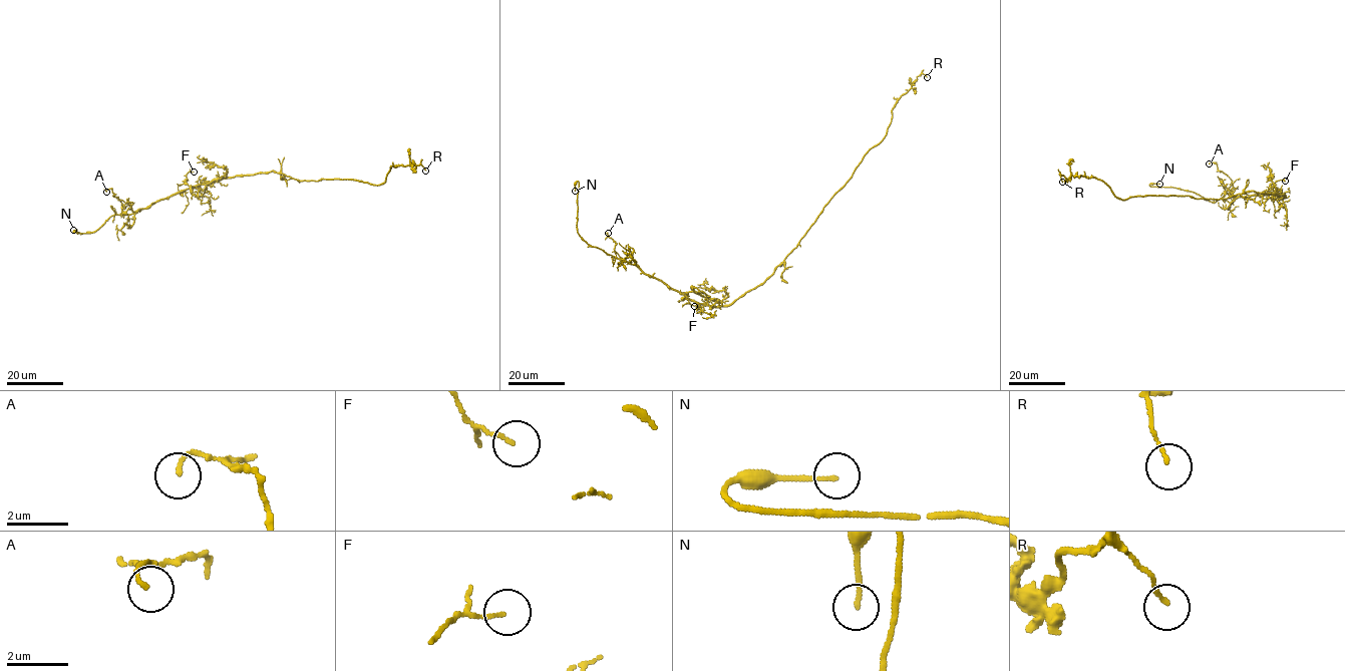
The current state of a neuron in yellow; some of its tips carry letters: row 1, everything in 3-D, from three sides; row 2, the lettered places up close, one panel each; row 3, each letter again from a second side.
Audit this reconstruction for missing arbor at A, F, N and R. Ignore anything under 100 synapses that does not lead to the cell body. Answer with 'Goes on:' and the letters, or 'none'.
Goes on: N

